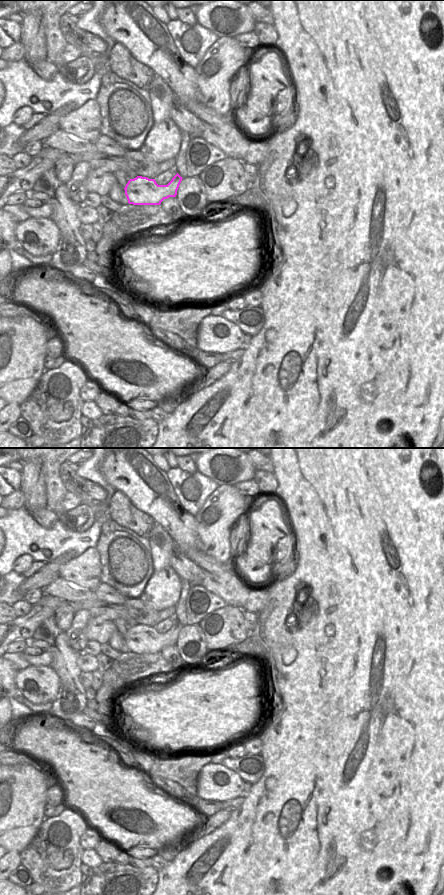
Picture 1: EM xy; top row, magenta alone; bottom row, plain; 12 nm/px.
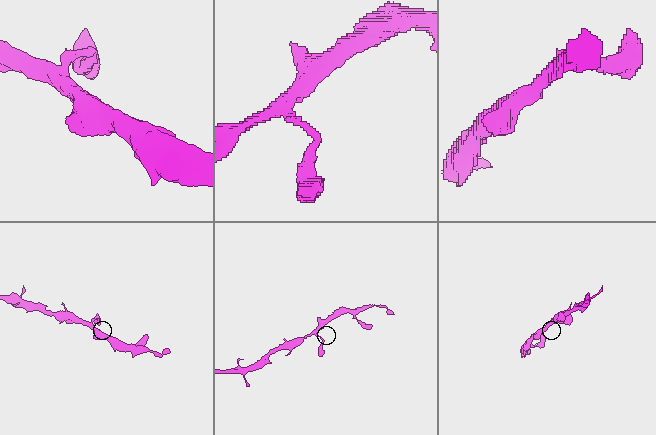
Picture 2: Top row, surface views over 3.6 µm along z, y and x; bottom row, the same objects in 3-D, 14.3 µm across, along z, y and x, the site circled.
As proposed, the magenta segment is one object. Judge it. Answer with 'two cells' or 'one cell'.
one cell

